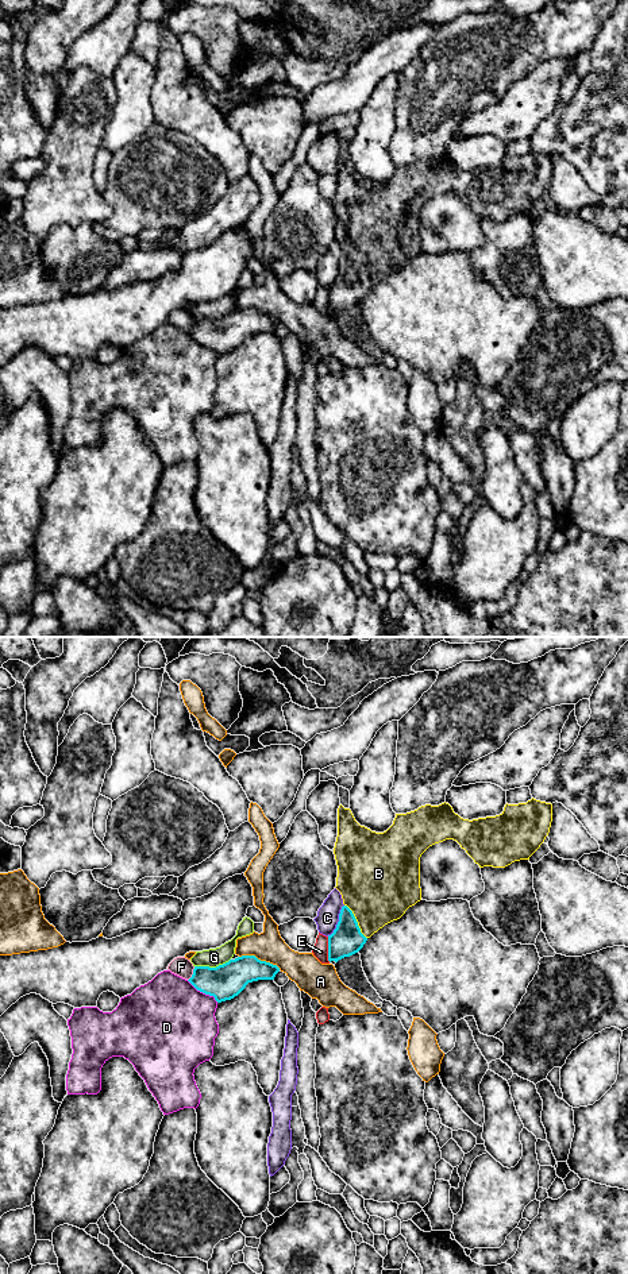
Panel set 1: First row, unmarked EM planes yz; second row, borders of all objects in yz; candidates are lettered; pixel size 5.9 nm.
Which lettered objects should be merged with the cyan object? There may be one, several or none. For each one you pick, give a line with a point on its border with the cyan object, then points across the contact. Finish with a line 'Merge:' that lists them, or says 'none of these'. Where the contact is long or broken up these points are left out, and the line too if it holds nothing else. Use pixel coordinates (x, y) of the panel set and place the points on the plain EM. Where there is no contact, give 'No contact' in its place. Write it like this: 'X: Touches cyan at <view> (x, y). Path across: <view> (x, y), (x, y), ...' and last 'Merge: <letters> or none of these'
B: Touches cyan at yz (357, 274). Path across: yz (346, 292), (357, 274), (378, 239)
Merge: B

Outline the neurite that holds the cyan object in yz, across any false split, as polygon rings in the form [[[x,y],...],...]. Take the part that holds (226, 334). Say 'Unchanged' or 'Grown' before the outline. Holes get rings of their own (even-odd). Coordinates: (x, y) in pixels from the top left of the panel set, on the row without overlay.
Unchanged. [[[242,308],[216,320],[194,318],[188,333],[197,343],[221,355],[238,348],[248,335],[274,332],[278,324],[277,317],[261,313],[255,308]]]

